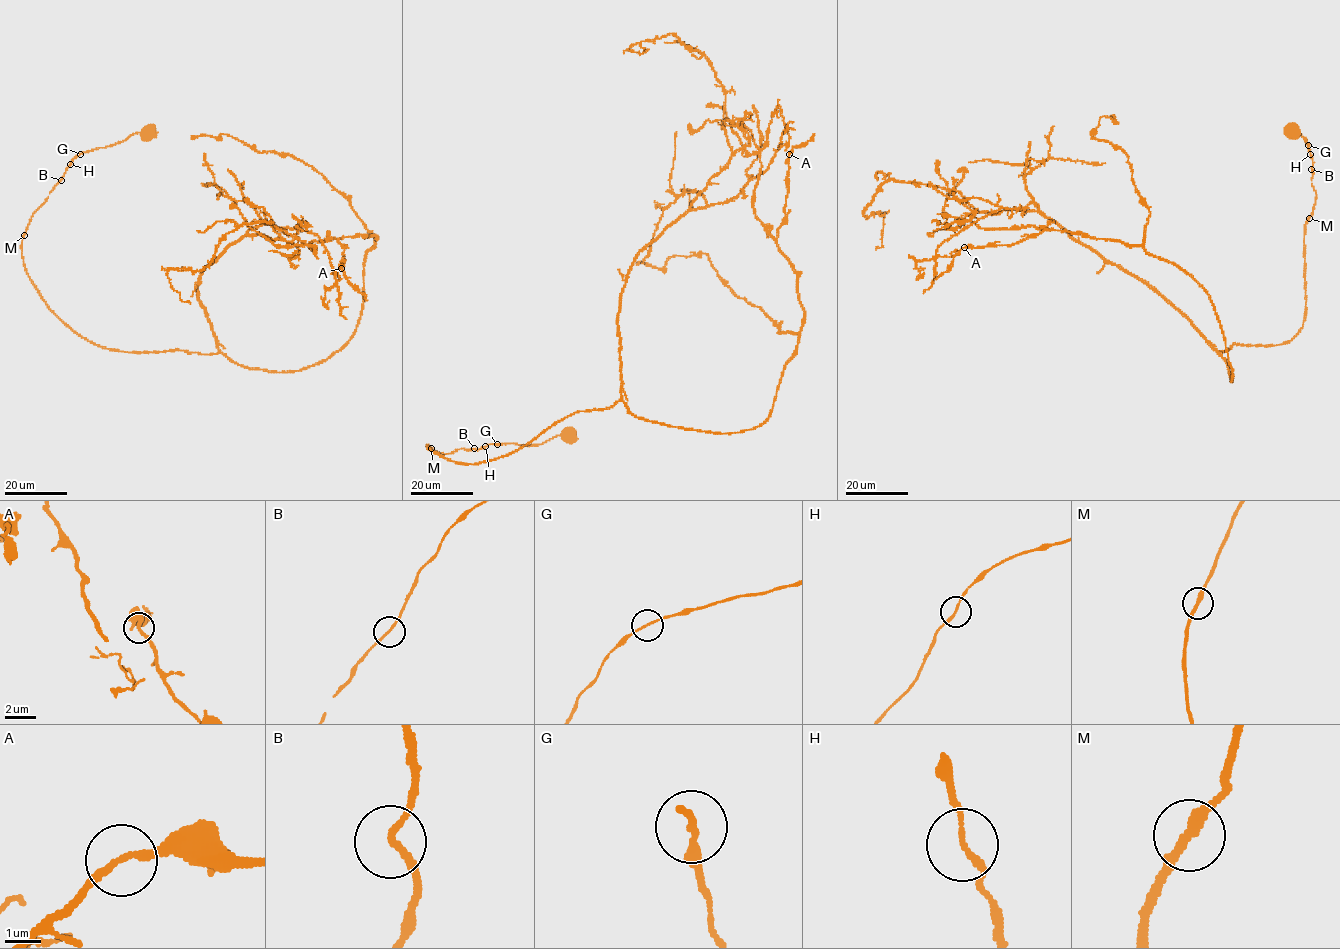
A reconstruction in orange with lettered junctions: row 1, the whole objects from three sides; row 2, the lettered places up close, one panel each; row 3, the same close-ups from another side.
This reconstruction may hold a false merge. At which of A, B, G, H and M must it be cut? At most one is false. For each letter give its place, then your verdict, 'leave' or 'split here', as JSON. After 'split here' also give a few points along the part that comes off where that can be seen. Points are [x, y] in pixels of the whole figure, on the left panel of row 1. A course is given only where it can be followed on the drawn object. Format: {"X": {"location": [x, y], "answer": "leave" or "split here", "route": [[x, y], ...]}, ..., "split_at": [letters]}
{"A": {"location": [341, 268], "answer": "leave"}, "B": {"location": [61, 180], "answer": "leave"}, "G": {"location": [80, 154], "answer": "leave"}, "H": {"location": [70, 164], "answer": "leave"}, "M": {"location": [24, 235], "answer": "leave"}, "split_at": []}

